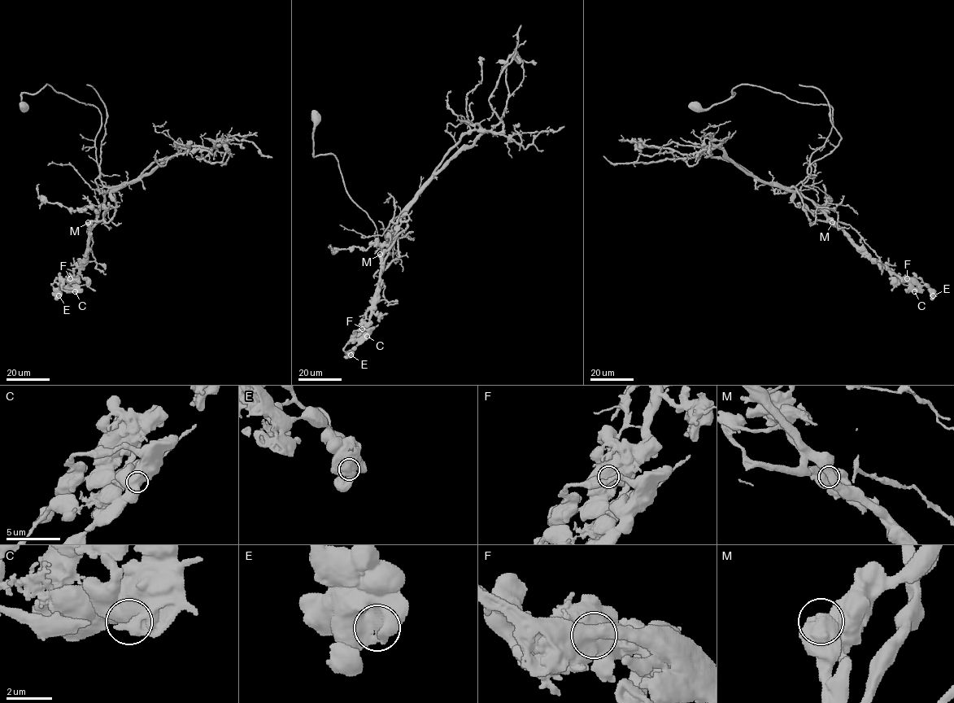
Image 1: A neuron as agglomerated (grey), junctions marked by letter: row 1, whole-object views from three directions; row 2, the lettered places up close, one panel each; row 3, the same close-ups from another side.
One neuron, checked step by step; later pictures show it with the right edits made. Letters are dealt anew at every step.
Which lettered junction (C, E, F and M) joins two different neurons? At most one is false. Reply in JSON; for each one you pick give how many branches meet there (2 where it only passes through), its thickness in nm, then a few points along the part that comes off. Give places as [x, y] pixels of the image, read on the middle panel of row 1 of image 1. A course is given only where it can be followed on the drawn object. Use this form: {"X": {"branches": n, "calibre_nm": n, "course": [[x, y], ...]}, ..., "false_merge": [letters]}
{"F": {"branches": 1, "calibre_nm": 1100, "course": [[362, 329], [381, 255], [407, 224], [404, 209], [388, 232], [389, 254], [337, 159], [313, 155], [313, 111]]}, "false_merge": ["F"]}

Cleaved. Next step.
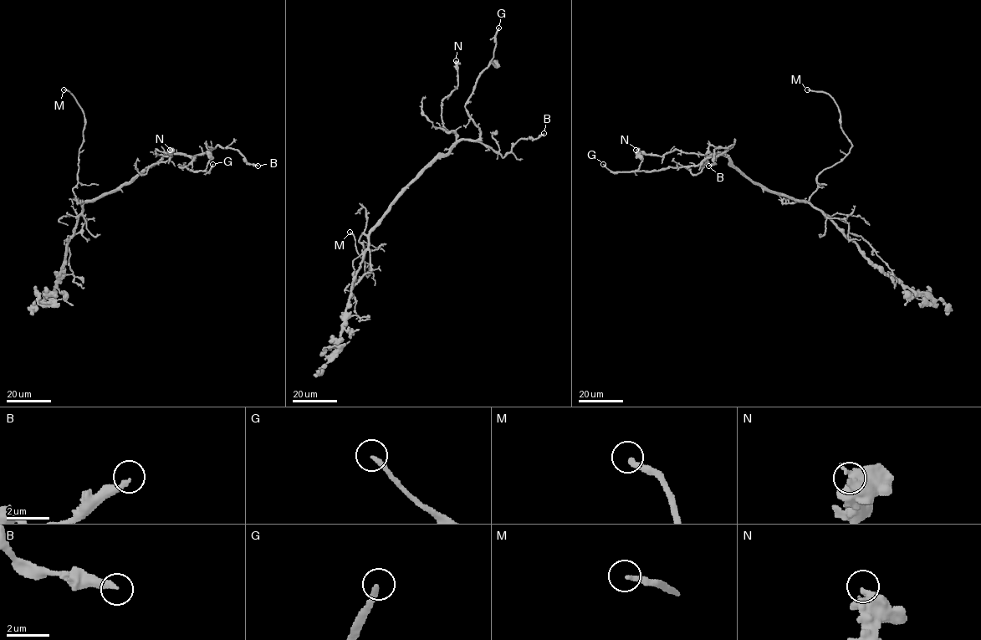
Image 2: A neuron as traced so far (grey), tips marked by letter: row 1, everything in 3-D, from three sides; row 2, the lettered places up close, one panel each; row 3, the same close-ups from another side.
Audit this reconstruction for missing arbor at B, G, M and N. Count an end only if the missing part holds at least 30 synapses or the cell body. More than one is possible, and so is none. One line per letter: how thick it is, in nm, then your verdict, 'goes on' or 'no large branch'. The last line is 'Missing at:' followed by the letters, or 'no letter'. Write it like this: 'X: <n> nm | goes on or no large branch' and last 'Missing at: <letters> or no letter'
B: 260 nm | no large branch
G: 220 nm | no large branch
M: 260 nm | goes on
N: 320 nm | no large branch
Missing at: M

